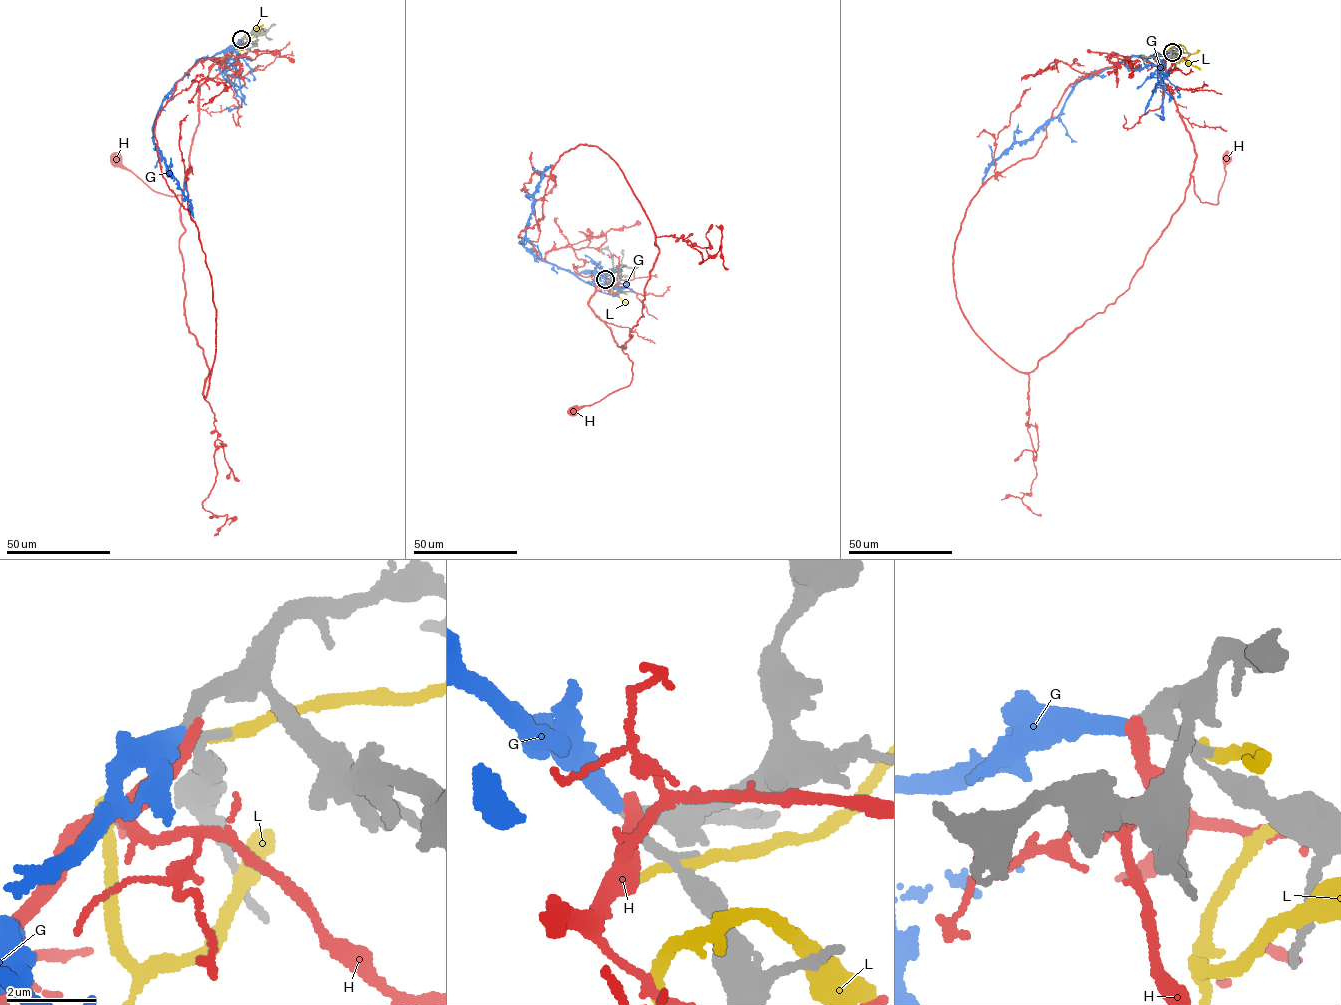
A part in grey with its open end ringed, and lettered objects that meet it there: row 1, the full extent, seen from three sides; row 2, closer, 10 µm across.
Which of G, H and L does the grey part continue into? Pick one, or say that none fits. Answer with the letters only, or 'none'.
G

